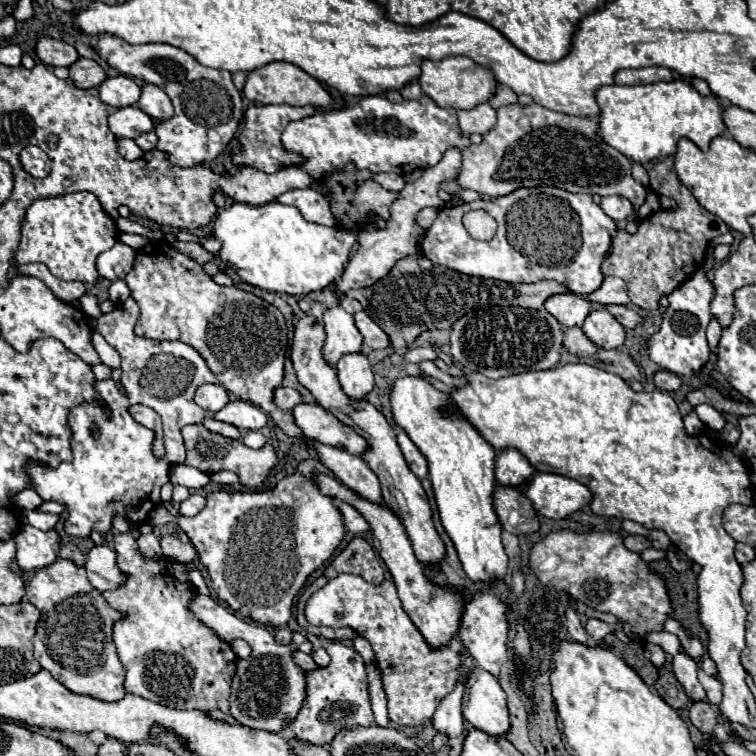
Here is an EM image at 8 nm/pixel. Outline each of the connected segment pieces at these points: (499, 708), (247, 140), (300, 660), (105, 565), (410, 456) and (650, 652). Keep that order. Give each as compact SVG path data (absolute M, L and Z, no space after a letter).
M476 667L466 681L462 713L472 727L488 735L504 735L510 727L506 693L494 675L480 667Z
M252 105L248 107L248 111L244 113L244 127L238 133L242 151L232 159L234 165L248 165L248 167L256 167L260 171L272 173L282 167L300 163L300 155L292 155L280 147L280 135L290 121L308 117L314 111L316 111L314 107L290 107L290 105Z
M294 651L294 653L292 653L292 659L294 659L294 663L296 663L298 667L302 667L304 671L310 671L310 669L316 669L316 667L318 667L318 665L312 661L310 655L300 653L300 651Z
M108 545L92 547L84 567L90 583L98 591L116 591L126 583L126 573L116 563L116 551Z
M398 431L398 445L404 453L404 459L408 463L408 467L412 469L412 473L422 479L428 475L428 467L426 467L426 459L422 457L422 453L418 451L418 447L410 441L410 437L404 431Z
M646 643L646 649L644 649L644 655L656 665L656 667L660 667L662 663L664 663L664 657L666 657L666 653L664 653L664 649L660 647L660 645L654 645L654 643Z

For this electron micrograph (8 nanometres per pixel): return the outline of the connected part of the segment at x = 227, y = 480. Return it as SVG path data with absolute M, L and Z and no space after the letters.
M218 471L218 473L212 473L210 479L212 479L214 483L218 483L218 485L236 485L236 483L240 481L238 475L232 473L232 471Z

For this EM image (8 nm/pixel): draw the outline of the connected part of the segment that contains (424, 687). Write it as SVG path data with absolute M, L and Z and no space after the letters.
M338 575L308 599L306 619L312 625L352 627L358 635L368 639L376 653L376 667L388 697L388 717L394 725L420 727L430 721L440 701L452 693L458 681L474 667L472 655L458 637L452 637L448 645L438 649L426 643L424 635L404 611L392 579L372 585L358 575Z

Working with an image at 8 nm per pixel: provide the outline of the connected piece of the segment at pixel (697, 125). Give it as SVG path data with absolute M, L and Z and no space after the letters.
M686 79L648 85L608 85L600 87L596 101L602 109L600 137L642 165L674 155L680 137L688 137L702 151L708 151L710 141L726 133L720 99L716 95L700 95Z

